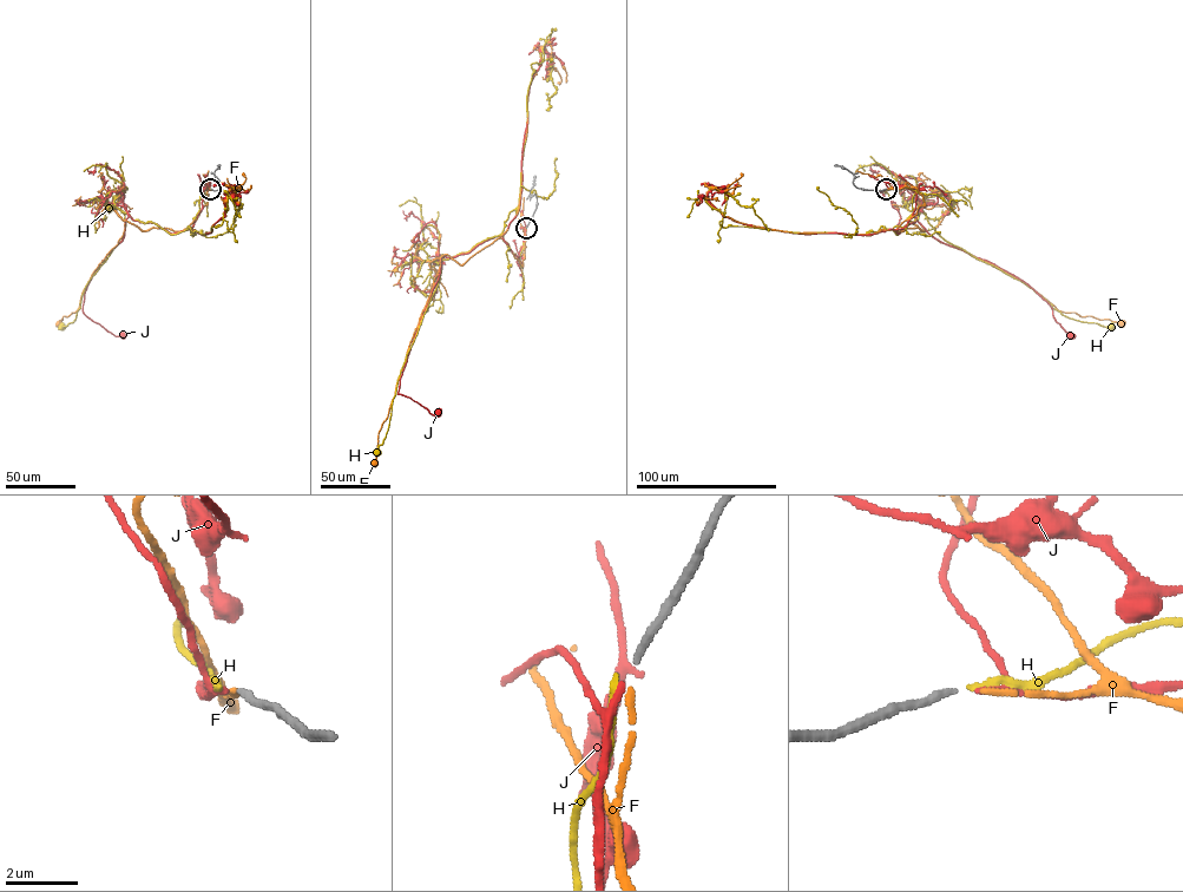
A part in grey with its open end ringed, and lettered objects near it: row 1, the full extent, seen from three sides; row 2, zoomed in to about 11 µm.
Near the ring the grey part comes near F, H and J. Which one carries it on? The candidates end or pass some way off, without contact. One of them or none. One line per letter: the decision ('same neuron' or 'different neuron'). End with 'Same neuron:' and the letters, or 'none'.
F: same neuron
H: different neuron
J: different neuron
Same neuron: F

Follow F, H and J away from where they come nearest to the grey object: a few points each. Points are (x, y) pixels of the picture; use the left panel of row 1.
F: (210, 189), (206, 204), (183, 230), (142, 230), (124, 221), (123, 235), (94, 270), (79, 307), (59, 323)
H: (210, 189), (201, 195), (192, 228), (176, 234), (123, 212), (122, 240), (87, 282), (76, 319), (63, 327)
J: (210, 189), (185, 230), (170, 233), (129, 215), (124, 237), (93, 274), (83, 313), (124, 335)

